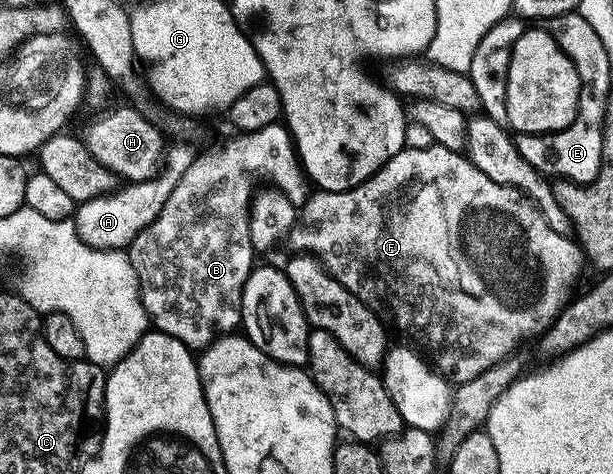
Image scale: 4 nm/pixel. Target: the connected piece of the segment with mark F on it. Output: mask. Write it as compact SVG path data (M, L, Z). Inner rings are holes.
M436 145L420 150L405 148L397 152L397 156L389 159L372 178L351 190L319 190L312 193L301 207L301 213L291 229L289 242L296 246L296 251L315 255L337 281L345 284L345 288L349 288L349 292L357 296L357 300L361 300L369 309L386 319L392 327L395 325L397 329L412 334L420 342L420 347L428 346L435 353L434 361L438 369L456 383L468 382L473 380L473 376L481 376L485 368L493 368L493 364L520 349L526 343L523 342L526 338L531 338L534 334L542 335L568 304L573 294L571 289L579 278L581 264L585 260L576 239L567 234L553 232L553 228L545 224L545 218L527 195L512 186L497 184L497 180L489 180L489 176L485 176L481 168L477 168L467 159L466 153Z

